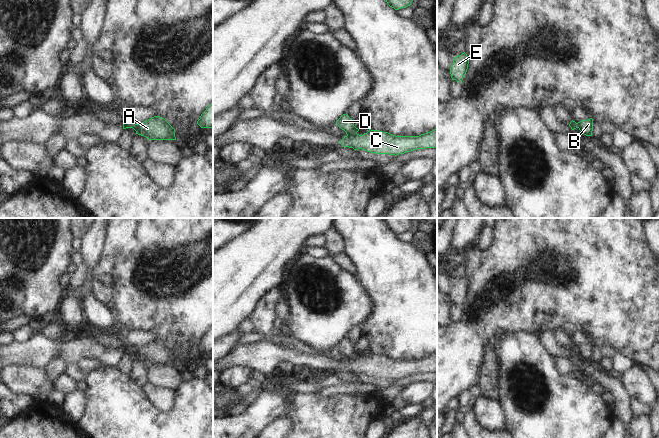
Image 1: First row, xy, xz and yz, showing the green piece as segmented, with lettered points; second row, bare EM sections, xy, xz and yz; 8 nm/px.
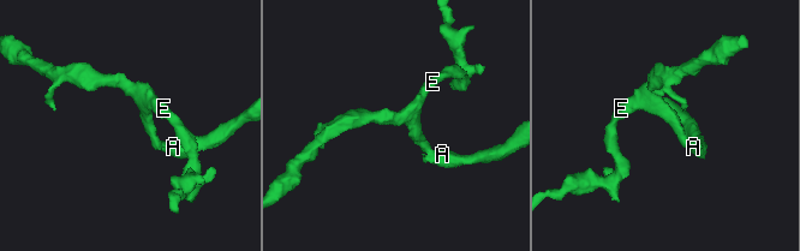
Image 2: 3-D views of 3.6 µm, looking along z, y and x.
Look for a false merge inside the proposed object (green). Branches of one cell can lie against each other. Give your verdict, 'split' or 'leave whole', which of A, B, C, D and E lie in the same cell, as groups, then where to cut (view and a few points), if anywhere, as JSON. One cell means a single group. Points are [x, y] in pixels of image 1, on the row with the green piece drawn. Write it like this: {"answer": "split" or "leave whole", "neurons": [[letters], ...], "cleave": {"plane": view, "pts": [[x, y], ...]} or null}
{"answer": "split", "neurons": [["A", "B", "C"], ["D", "E"]], "cleave": {"plane": "xz", "pts": [[356, 132], [352, 135], [347, 135]]}}

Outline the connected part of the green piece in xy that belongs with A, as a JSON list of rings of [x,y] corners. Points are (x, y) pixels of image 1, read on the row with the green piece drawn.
[[[154,116],[142,123],[131,123],[136,134],[148,140],[176,140],[175,129],[162,117]]]

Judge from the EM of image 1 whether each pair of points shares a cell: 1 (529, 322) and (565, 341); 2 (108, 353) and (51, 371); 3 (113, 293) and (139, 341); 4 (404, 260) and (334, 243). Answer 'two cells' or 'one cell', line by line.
1: two cells
2: two cells
3: two cells
4: two cells

